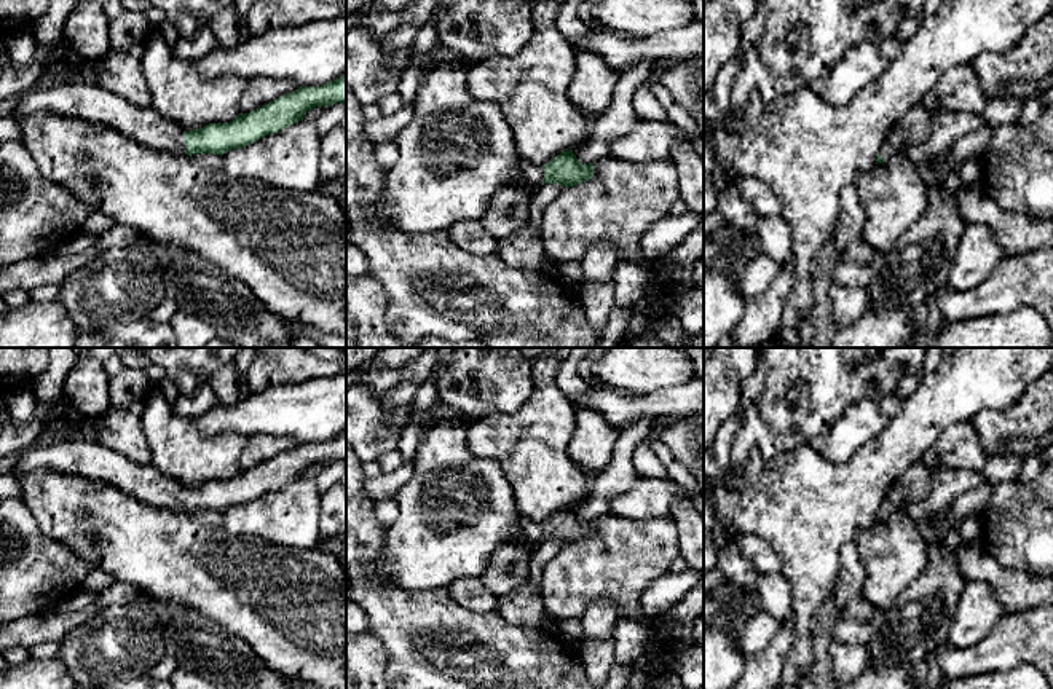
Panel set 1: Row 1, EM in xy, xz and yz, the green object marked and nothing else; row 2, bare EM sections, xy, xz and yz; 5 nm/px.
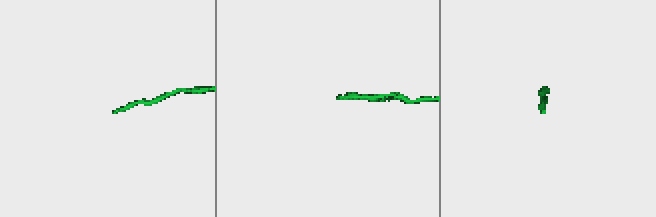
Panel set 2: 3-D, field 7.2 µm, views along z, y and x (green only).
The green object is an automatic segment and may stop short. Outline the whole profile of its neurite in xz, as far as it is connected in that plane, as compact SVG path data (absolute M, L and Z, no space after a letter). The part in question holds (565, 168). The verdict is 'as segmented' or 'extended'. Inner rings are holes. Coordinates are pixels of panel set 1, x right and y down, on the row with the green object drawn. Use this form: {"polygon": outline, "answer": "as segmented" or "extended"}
{"polygon": "M566 150L542 166L519 158L514 185L562 183L563 187L574 187L592 179L594 174L594 163L582 164L573 150Z", "answer": "extended"}

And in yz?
{"polygon": "M897 124L890 129L884 144L881 145L879 153L876 155L876 161L878 163L887 161L895 153L900 152L901 145L903 145L903 129L901 124Z", "answer": "extended"}

